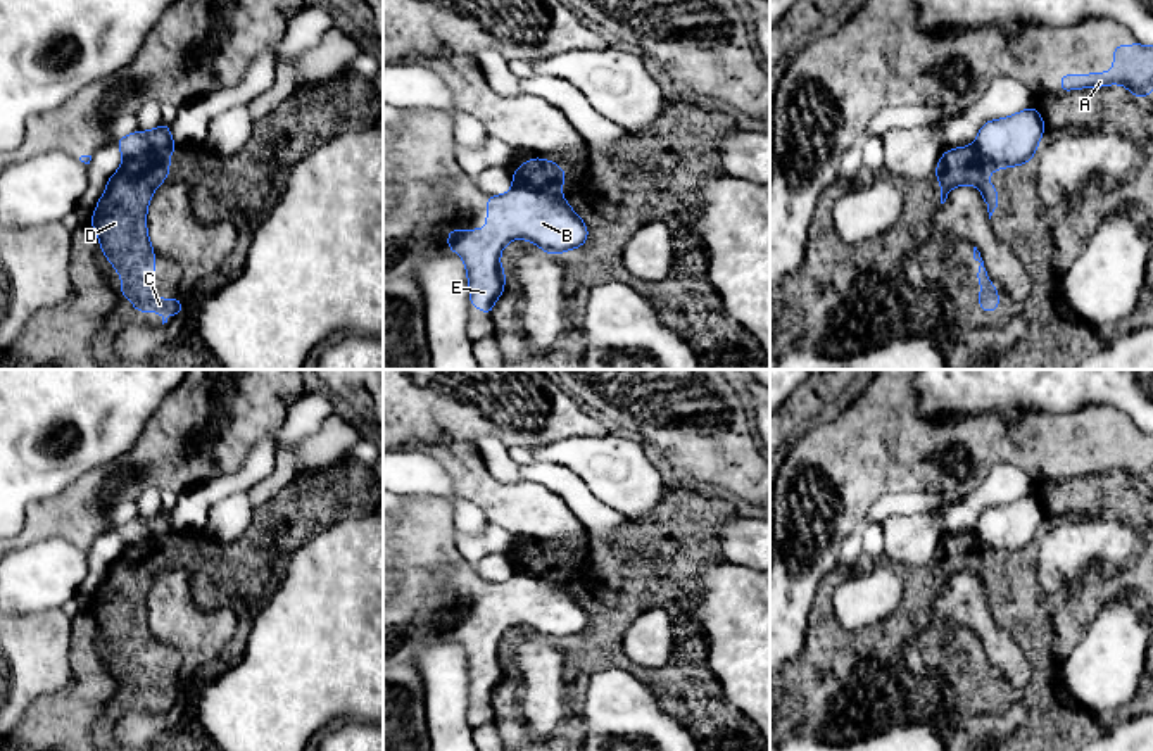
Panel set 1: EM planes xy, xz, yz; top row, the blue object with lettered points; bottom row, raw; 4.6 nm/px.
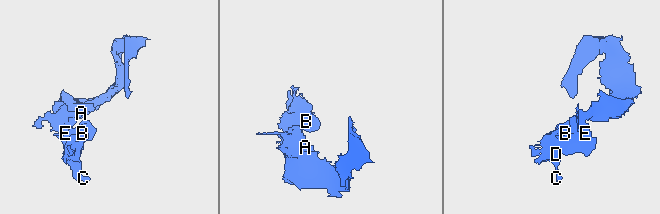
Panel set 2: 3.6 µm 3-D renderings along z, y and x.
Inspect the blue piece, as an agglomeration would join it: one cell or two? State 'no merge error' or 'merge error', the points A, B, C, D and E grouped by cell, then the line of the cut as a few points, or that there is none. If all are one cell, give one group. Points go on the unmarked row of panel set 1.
merge error | A B E / C D | xy (168, 541), (138, 541), (121, 553)

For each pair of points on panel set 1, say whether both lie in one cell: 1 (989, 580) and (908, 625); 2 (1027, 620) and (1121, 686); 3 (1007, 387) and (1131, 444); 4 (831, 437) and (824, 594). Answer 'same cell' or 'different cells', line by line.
1: same cell
2: different cells
3: different cells
4: different cells

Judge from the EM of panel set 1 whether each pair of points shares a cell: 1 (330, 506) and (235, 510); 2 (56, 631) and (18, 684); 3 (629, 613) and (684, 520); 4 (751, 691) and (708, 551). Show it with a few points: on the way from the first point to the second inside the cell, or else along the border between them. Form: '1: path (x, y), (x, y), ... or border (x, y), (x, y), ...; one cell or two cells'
1: border (256, 510), (252, 517); two cells
2: path (56, 644), (31, 670); one cell
3: path (646, 591), (672, 558), (677, 542); one cell
4: border (724, 560), (698, 570), (694, 598), (691, 599); two cells

